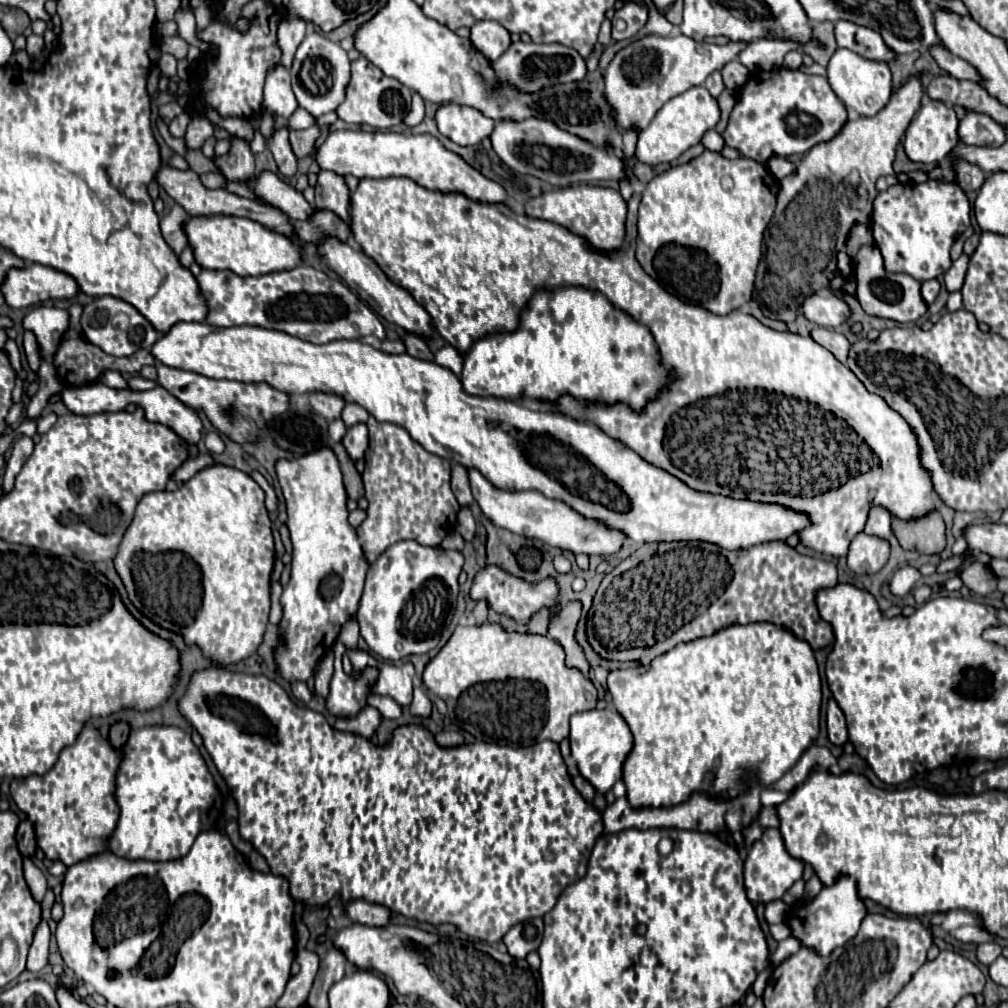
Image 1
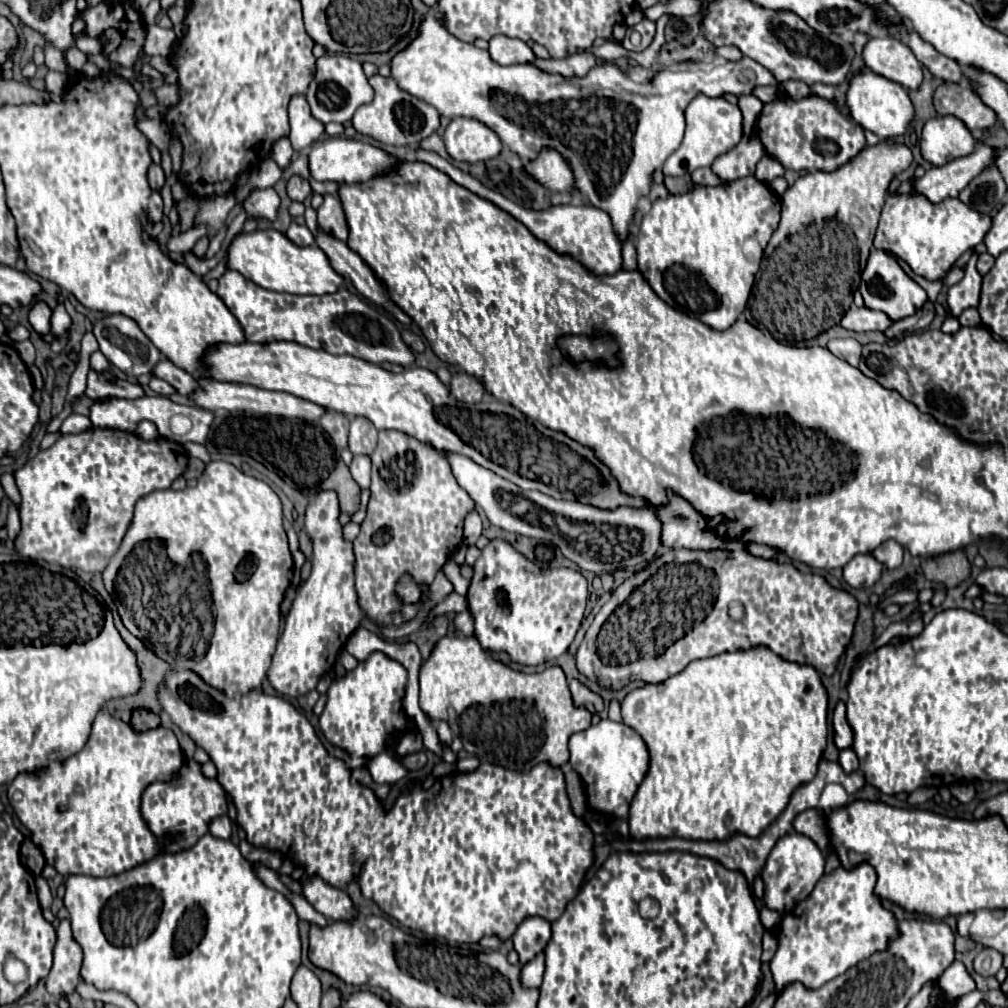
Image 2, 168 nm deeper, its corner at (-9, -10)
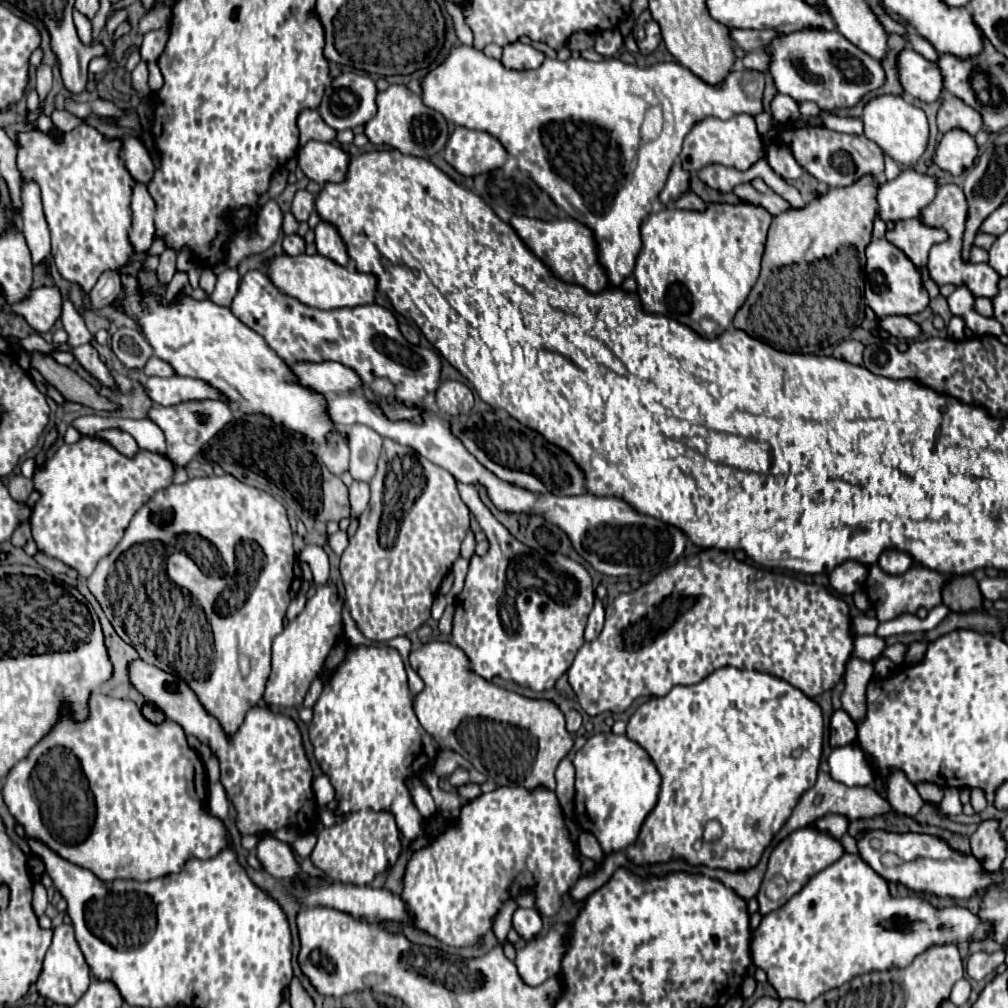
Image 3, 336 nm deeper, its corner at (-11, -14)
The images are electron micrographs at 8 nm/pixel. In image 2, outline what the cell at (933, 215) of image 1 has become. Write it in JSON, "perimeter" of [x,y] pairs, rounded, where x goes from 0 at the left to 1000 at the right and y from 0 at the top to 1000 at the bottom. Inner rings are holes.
{"perimeter":[[[882,193],[878,199],[878,205],[874,209],[870,233],[874,233],[874,241],[878,241],[878,247],[884,249],[886,253],[890,253],[892,257],[896,257],[906,267],[908,273],[928,279],[928,277],[934,277],[939,273],[939,269],[953,255],[953,251],[971,243],[981,227],[983,227],[983,215],[961,207],[951,197],[936,197],[934,201],[926,203],[916,193]]]}

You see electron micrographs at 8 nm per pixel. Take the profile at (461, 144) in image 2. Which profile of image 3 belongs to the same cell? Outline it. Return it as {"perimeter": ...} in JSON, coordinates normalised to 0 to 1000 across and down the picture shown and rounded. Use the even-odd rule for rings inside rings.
{"perimeter":[[[453,126],[441,144],[439,156],[457,174],[475,174],[495,168],[503,158],[503,150],[481,130]]]}

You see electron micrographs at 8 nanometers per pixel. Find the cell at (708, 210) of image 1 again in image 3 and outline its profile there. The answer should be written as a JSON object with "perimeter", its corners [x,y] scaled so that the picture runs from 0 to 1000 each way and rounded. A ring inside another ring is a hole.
{"perimeter":[[[735,199],[731,203],[701,201],[699,209],[676,209],[658,205],[652,211],[646,211],[636,223],[638,245],[632,253],[628,269],[638,307],[642,311],[654,311],[670,316],[701,336],[717,330],[727,320],[731,307],[739,301],[745,285],[753,275],[753,263],[765,219],[767,215],[759,205],[743,199]]]}

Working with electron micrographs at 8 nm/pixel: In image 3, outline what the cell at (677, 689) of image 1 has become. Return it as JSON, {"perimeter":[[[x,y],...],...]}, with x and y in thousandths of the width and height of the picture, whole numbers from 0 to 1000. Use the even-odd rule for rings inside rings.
{"perimeter":[[[715,662],[707,668],[703,668],[699,674],[695,674],[689,680],[672,680],[660,691],[646,691],[644,695],[636,697],[622,717],[622,731],[632,735],[648,753],[648,757],[656,769],[656,785],[654,785],[652,799],[640,811],[640,814],[636,818],[632,834],[620,842],[620,848],[626,854],[630,854],[632,858],[664,854],[666,850],[678,850],[680,854],[684,854],[688,858],[701,858],[701,860],[715,860],[715,862],[729,864],[729,860],[745,860],[745,856],[753,856],[755,846],[765,836],[767,828],[783,813],[783,809],[789,803],[789,799],[793,797],[795,789],[809,779],[811,763],[813,763],[813,755],[814,755],[814,747],[816,747],[816,707],[814,707],[814,701],[809,697],[809,693],[801,691],[797,686],[793,686],[785,678],[781,678],[765,668],[757,668],[757,666],[749,666],[749,664]],[[707,813],[711,813],[717,818],[717,830],[711,836],[697,836],[697,820],[701,814],[707,814]]]}

